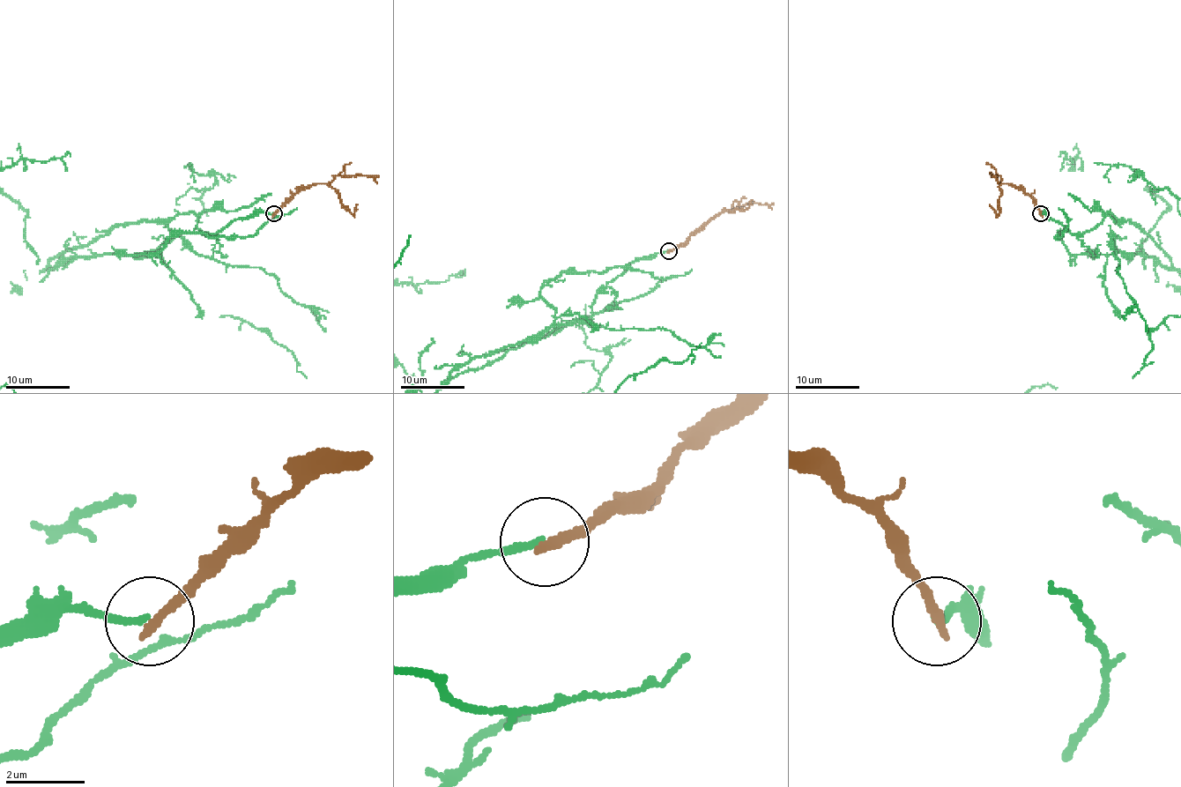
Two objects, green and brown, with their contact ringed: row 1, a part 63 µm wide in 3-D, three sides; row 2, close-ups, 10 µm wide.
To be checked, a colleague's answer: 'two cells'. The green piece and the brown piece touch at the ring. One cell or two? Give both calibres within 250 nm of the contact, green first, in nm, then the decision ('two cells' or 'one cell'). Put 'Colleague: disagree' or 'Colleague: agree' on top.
Colleague: agree
160 nm thick on the green side, 240 nm on the other; two cells

